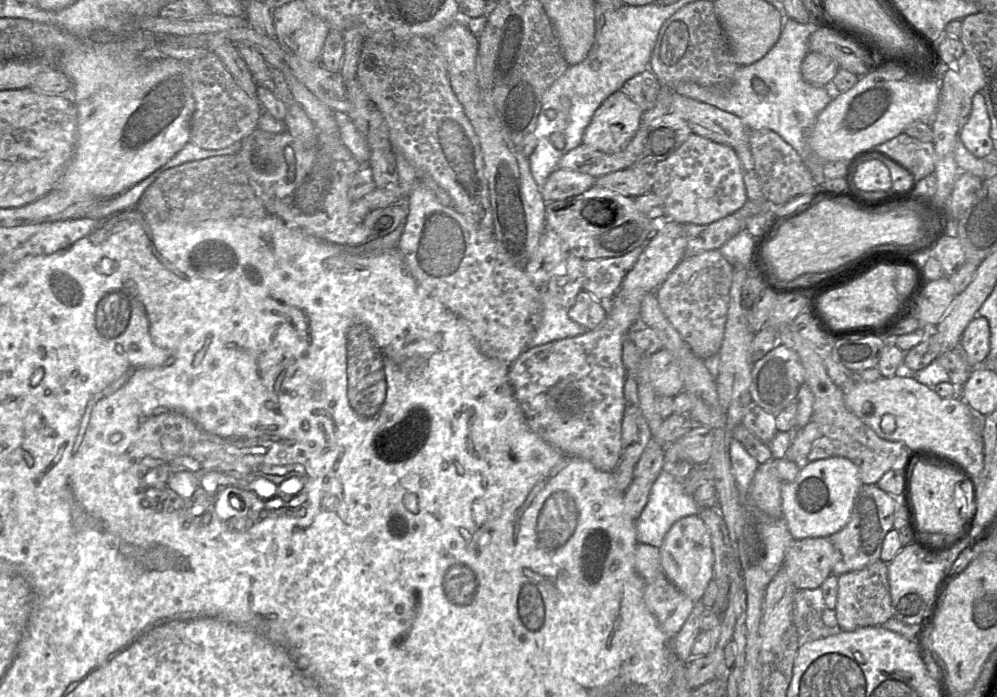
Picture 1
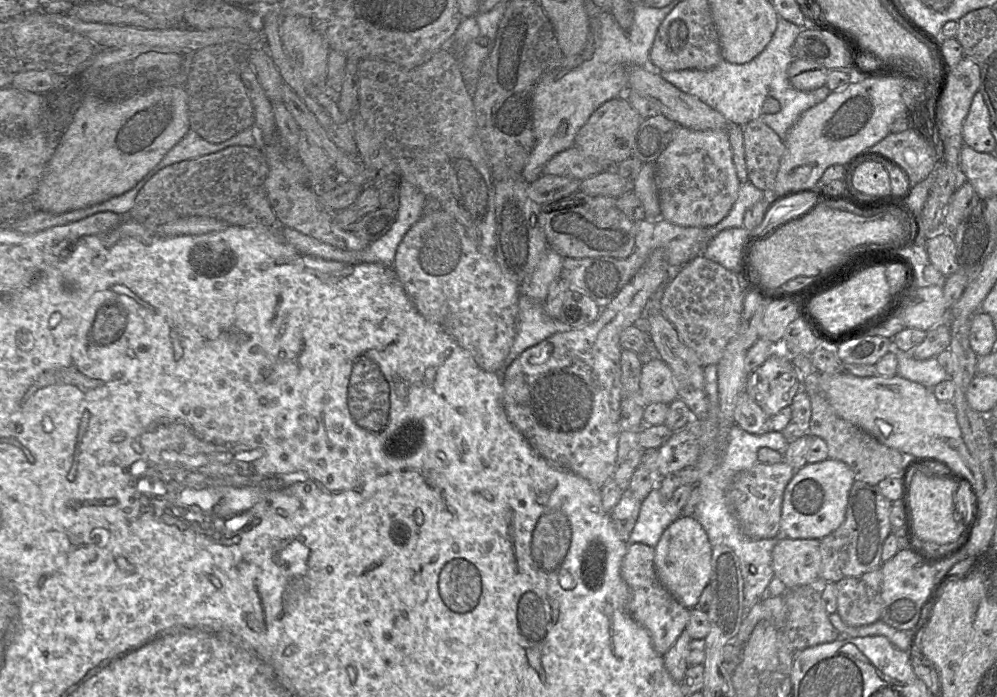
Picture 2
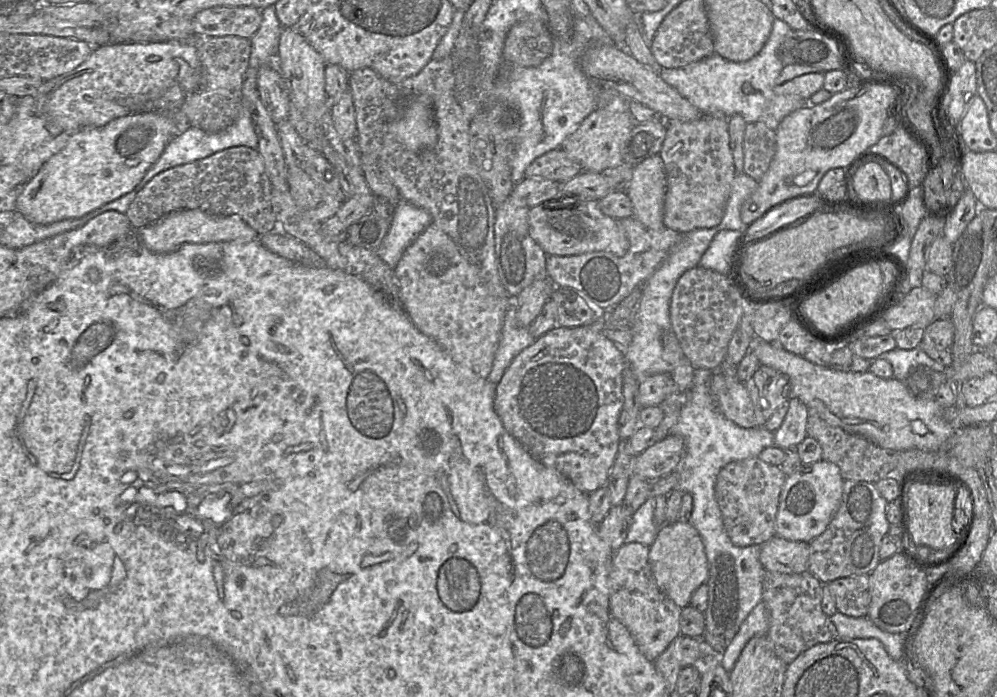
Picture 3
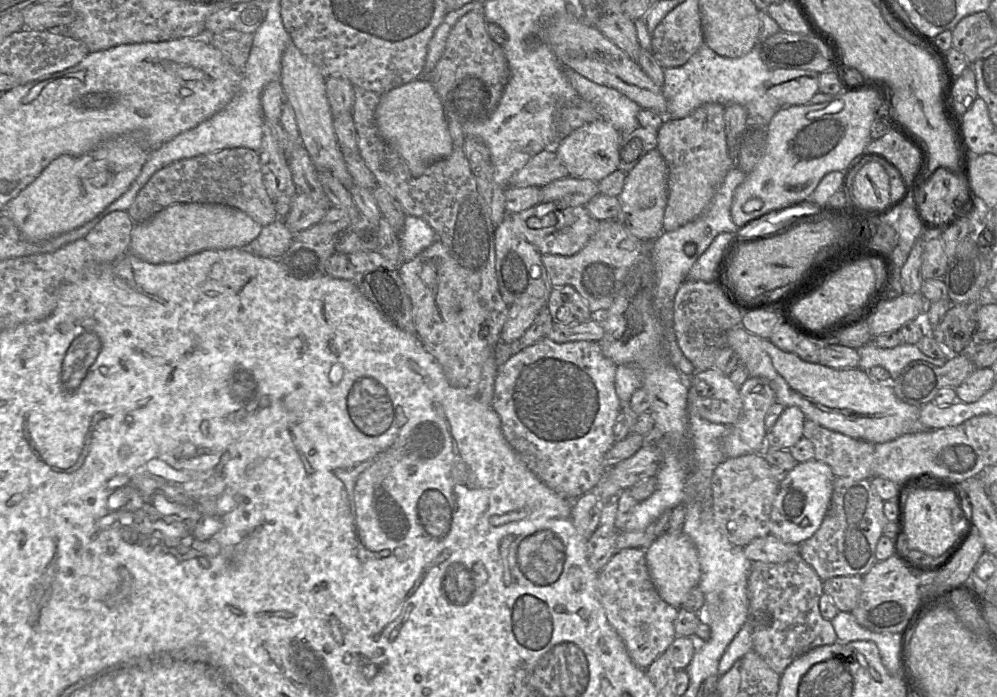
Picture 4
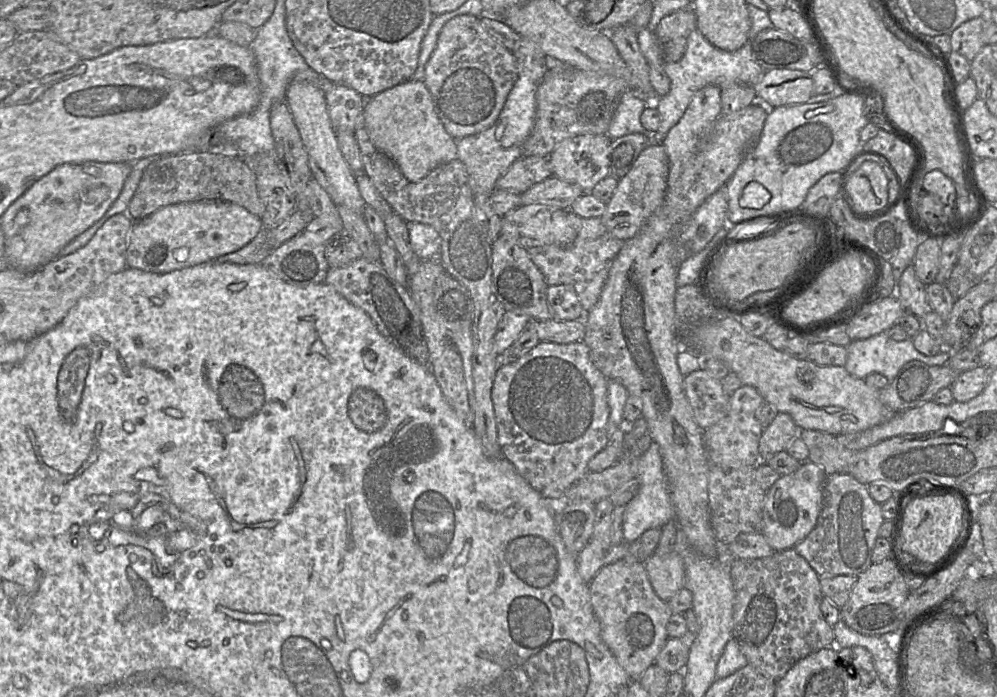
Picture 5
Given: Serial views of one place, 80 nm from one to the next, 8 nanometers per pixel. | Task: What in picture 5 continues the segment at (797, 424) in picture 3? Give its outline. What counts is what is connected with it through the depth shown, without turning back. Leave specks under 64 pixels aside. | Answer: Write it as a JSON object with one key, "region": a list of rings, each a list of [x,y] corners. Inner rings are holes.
{"region":[[[779,412],[769,426],[763,429],[759,441],[760,461],[780,451],[786,451],[789,444],[799,436],[800,429],[787,413]]]}

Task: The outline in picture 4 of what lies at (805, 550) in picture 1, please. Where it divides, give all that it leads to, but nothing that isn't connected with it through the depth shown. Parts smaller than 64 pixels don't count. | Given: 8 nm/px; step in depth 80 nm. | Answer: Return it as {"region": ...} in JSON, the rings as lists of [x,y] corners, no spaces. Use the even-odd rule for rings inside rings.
{"region":[[[772,534],[752,540],[743,551],[751,562],[784,563],[800,556],[799,545],[784,543]]]}

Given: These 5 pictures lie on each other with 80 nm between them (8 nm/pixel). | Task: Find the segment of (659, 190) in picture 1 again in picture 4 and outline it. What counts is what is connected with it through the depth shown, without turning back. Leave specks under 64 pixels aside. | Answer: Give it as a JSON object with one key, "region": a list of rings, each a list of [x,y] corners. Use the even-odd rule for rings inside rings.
{"region":[[[706,103],[681,119],[664,117],[657,131],[657,149],[667,164],[665,232],[676,230],[699,217],[709,206],[727,172],[735,165],[727,147],[724,108],[718,103]]]}

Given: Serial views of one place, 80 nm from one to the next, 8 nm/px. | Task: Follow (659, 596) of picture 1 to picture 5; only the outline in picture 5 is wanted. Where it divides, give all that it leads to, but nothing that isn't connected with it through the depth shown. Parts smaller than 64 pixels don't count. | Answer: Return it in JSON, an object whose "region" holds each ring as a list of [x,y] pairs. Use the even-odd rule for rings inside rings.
{"region":[[[623,559],[603,566],[589,584],[591,603],[595,617],[600,624],[603,642],[610,649],[618,664],[633,679],[639,680],[646,669],[655,662],[667,640],[667,623],[672,611],[667,602],[655,593],[643,562],[628,563]]]}

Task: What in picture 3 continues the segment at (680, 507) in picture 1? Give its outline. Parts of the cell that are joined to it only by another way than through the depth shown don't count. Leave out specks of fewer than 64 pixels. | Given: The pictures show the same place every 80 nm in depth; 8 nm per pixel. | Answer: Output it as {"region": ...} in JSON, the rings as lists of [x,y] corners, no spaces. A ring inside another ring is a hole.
{"region":[[[650,496],[632,515],[624,543],[638,542],[650,547],[659,527],[654,521],[655,498]]]}

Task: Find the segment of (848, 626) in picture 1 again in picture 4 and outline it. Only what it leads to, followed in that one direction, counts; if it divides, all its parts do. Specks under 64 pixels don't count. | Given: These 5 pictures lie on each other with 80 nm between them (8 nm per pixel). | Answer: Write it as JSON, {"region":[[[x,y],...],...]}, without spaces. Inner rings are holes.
{"region":[[[838,576],[823,581],[826,593],[839,611],[851,612],[858,602],[862,576]]]}

